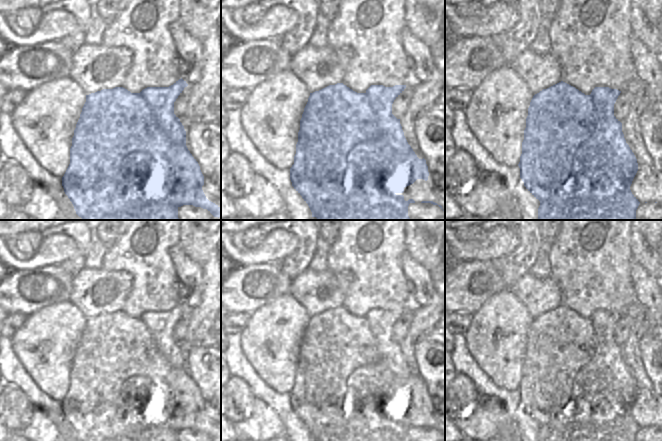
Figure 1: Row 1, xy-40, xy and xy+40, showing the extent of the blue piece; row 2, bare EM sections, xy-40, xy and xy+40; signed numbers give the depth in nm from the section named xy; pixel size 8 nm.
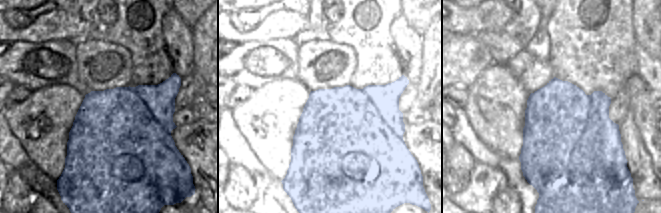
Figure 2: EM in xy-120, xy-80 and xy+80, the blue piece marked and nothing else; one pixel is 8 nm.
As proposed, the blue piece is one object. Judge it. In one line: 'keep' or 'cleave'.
cleave

